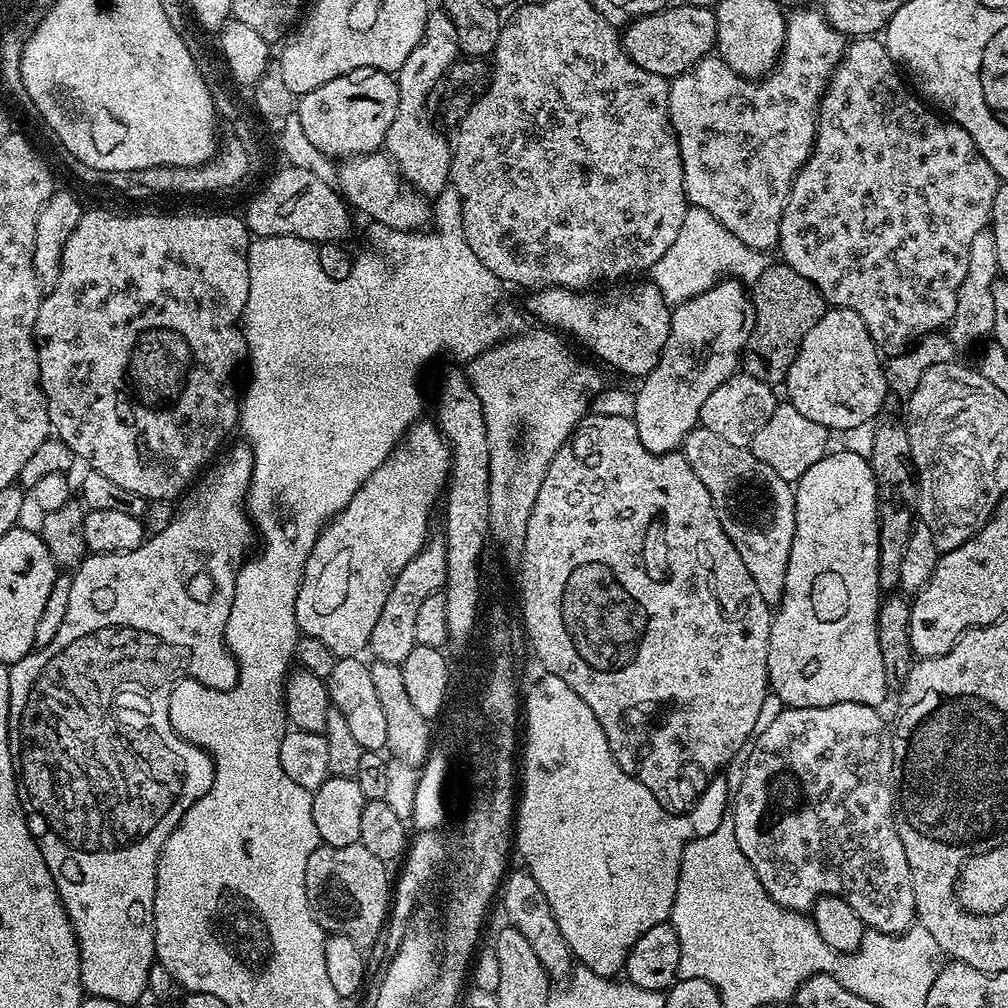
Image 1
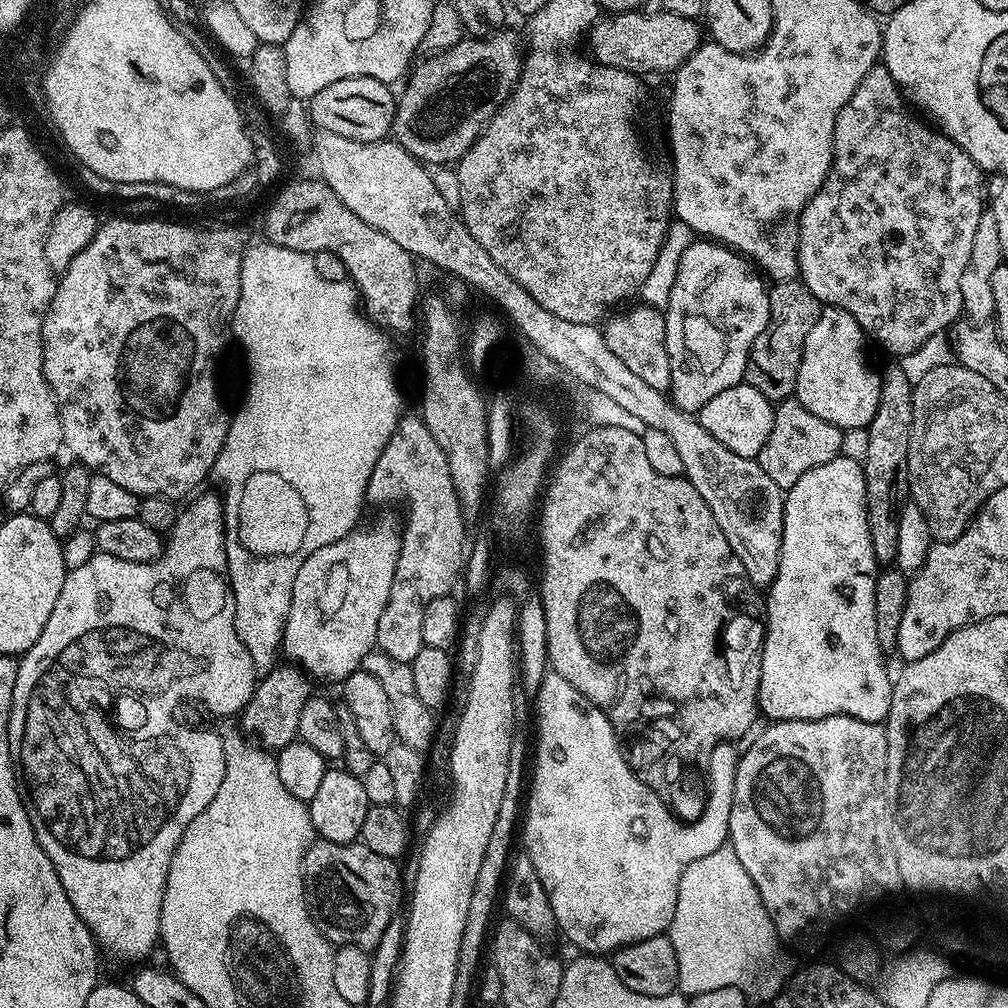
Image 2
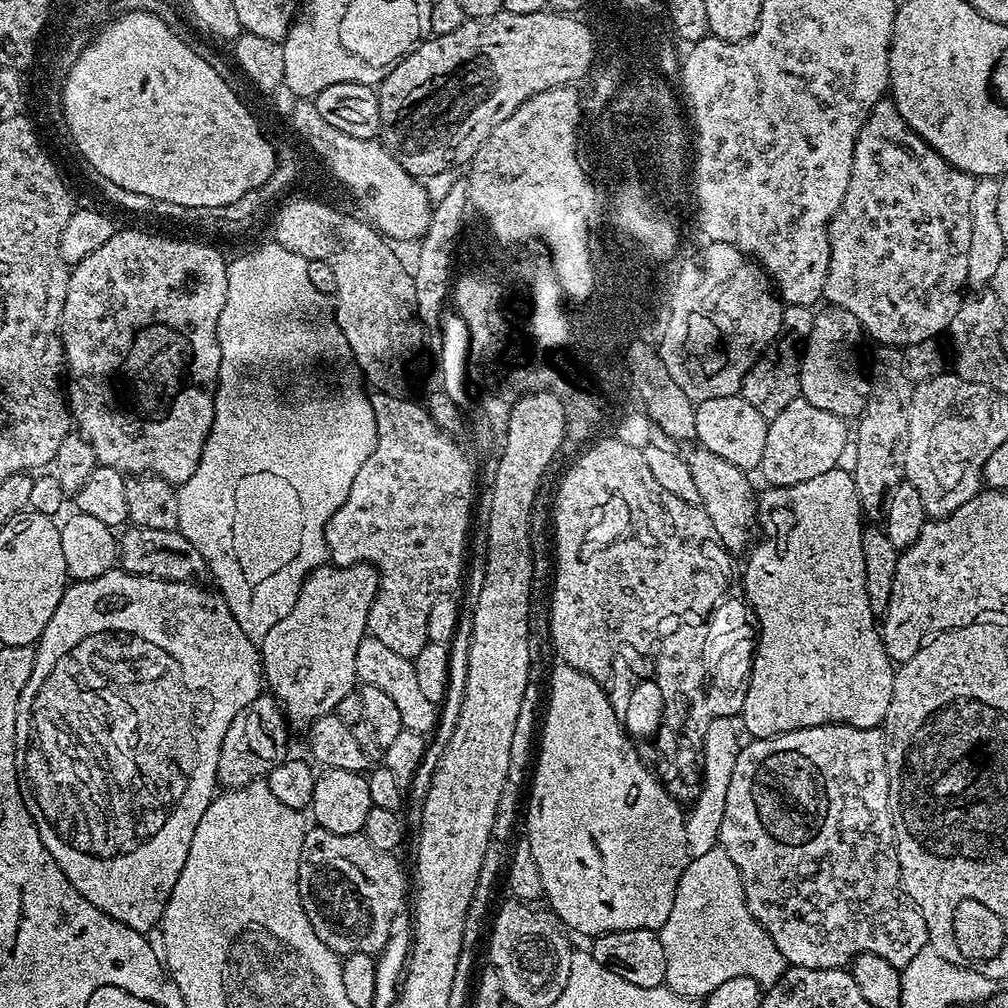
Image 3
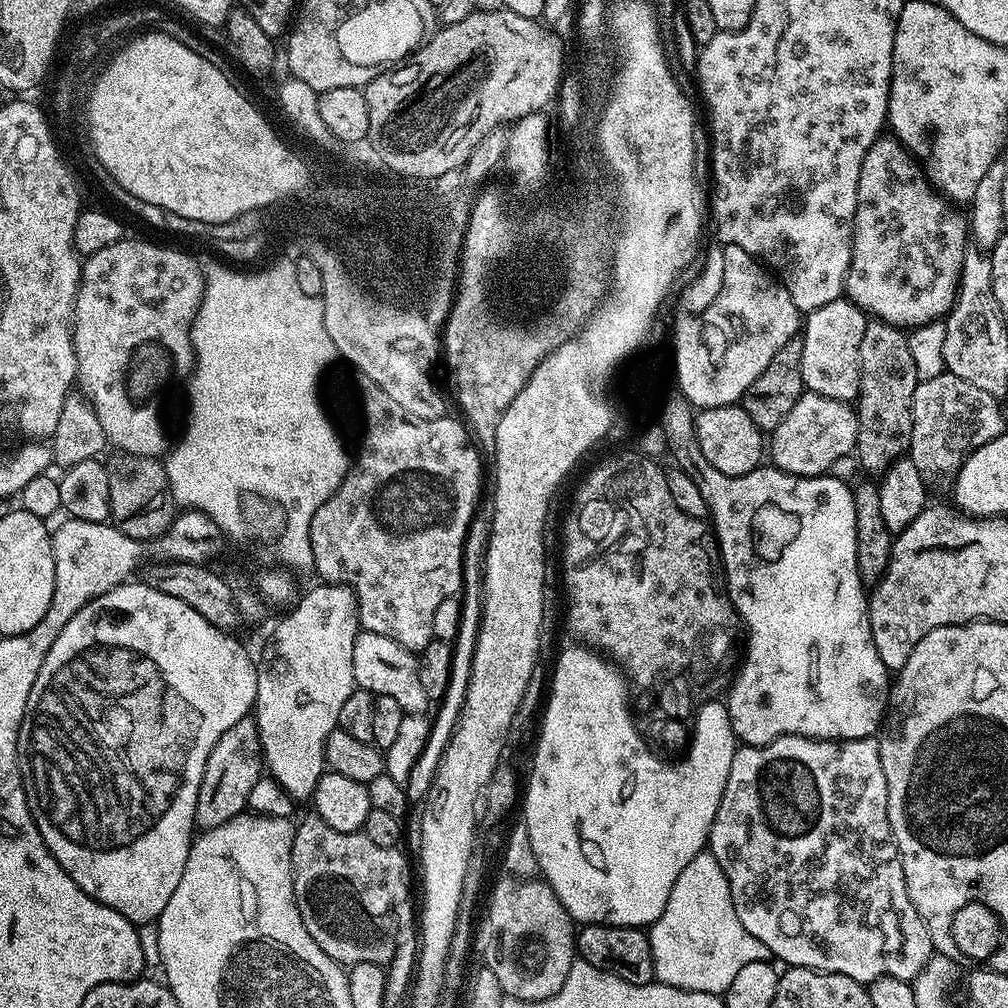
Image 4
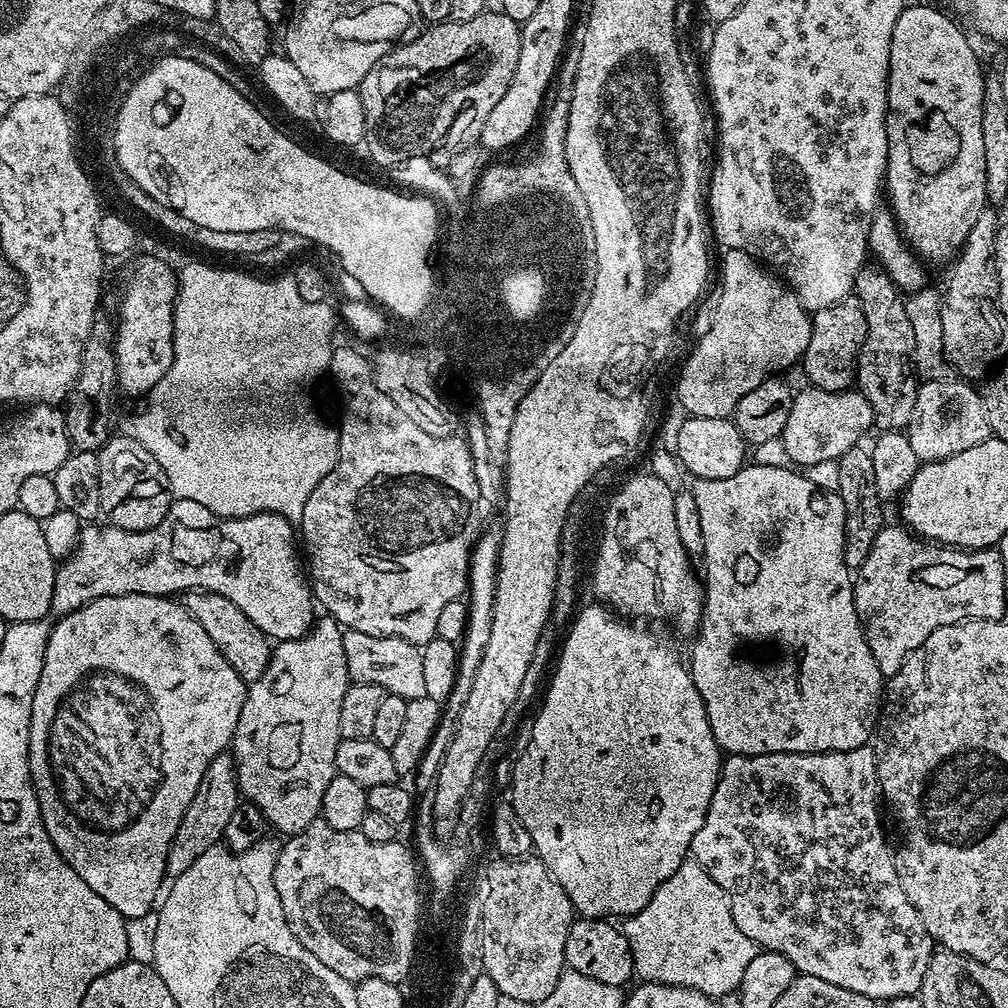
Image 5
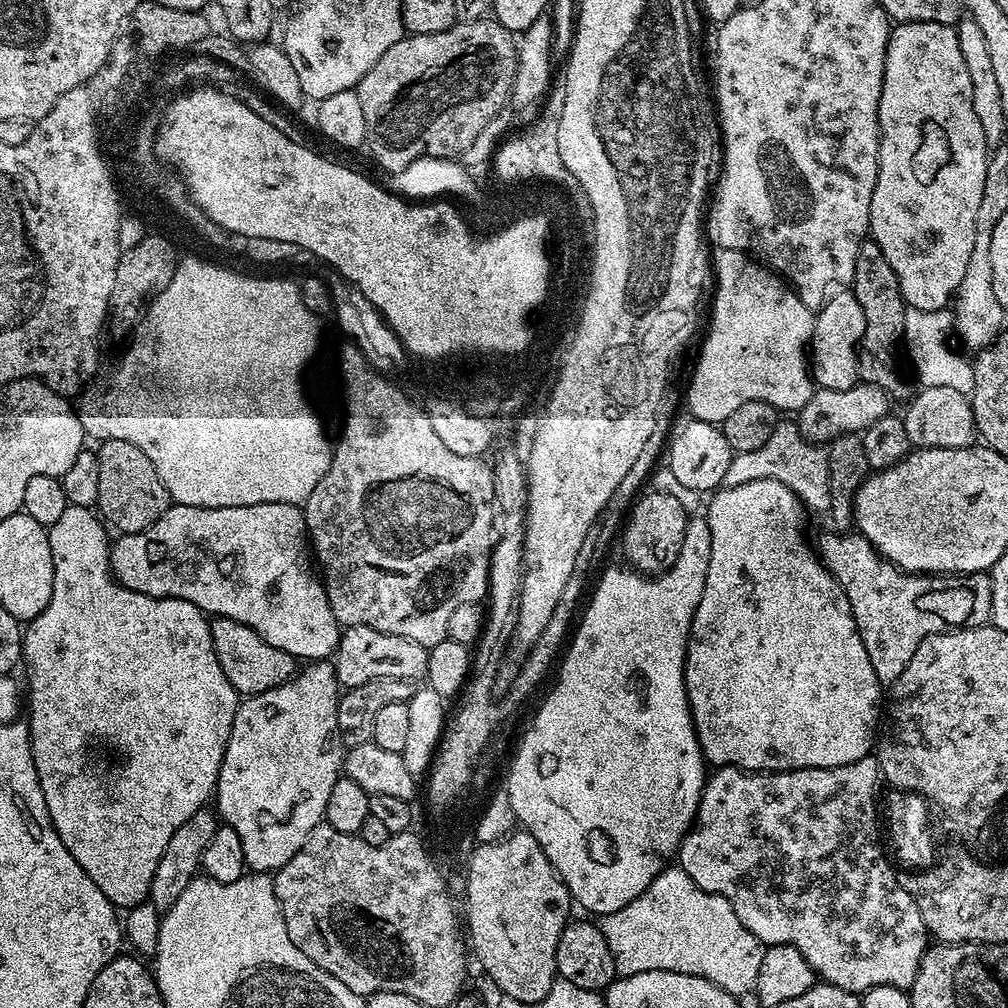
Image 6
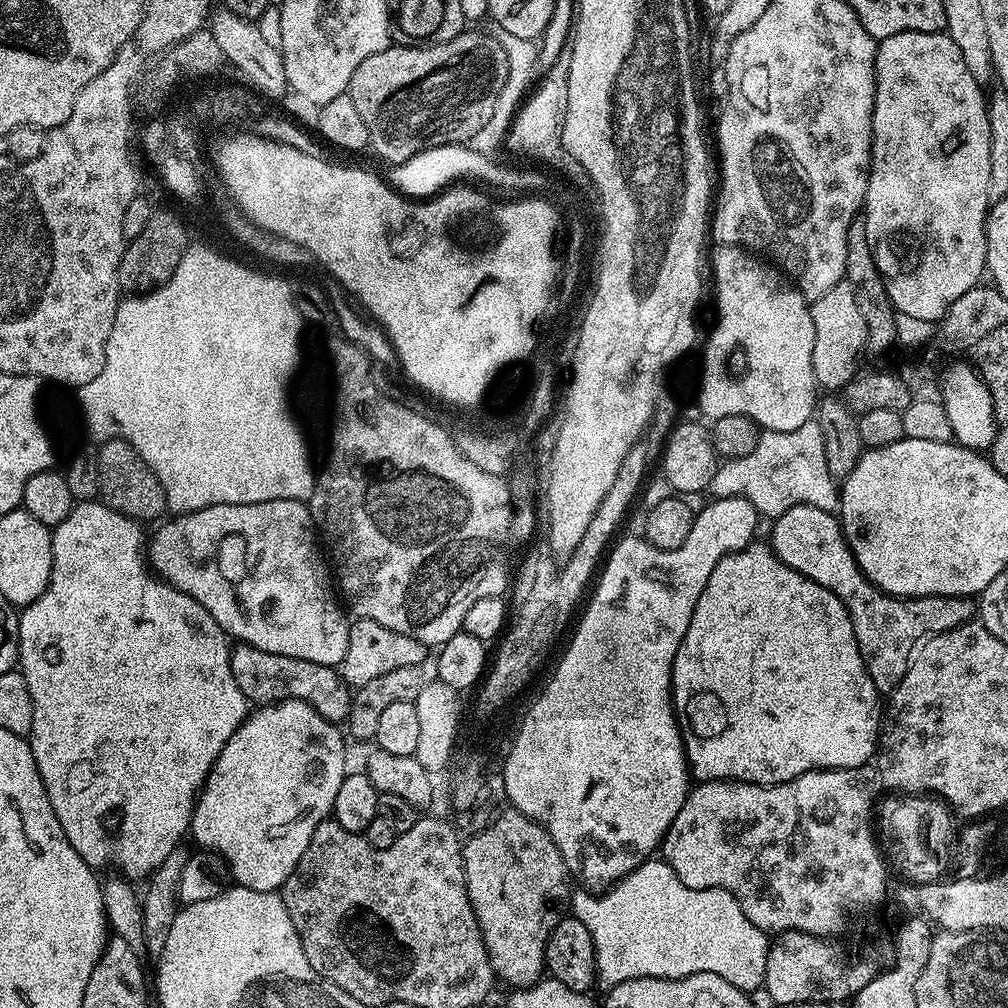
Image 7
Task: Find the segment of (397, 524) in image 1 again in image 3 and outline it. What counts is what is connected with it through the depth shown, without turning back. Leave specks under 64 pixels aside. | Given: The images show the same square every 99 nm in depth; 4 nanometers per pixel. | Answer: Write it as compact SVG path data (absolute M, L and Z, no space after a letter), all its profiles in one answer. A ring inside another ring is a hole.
M325 562L309 572L298 594L298 602L286 618L275 624L266 634L258 651L262 661L262 676L276 698L290 708L292 715L311 722L319 716L327 716L337 711L336 707L357 687L356 655L358 646L368 632L368 615L376 594L380 591L380 573L371 563L353 562L347 567L333 566Z

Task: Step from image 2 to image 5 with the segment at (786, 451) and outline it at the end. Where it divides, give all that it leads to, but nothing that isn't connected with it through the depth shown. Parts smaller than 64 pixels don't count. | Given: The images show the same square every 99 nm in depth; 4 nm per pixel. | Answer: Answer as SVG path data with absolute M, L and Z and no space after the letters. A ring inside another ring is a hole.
M804 386L801 392L797 391L792 397L790 418L786 418L782 441L789 461L810 469L816 463L839 460L842 454L857 447L863 441L860 439L873 428L872 407L860 391L831 392Z

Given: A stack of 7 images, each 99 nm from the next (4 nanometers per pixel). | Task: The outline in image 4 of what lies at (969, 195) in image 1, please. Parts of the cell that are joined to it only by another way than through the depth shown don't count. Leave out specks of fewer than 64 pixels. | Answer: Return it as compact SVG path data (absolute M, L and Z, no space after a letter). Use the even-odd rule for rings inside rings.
M881 135L879 140L870 146L866 158L862 162L862 174L858 174L858 206L852 219L852 257L850 258L850 270L848 277L844 280L847 299L857 304L865 314L877 320L885 320L895 328L911 330L922 326L931 320L947 317L952 310L952 303L956 300L956 289L960 282L960 271L964 254L970 244L970 224L959 207L953 206L941 193L937 192L928 182L924 175L924 169L913 160L912 156L900 144L899 140L891 135Z

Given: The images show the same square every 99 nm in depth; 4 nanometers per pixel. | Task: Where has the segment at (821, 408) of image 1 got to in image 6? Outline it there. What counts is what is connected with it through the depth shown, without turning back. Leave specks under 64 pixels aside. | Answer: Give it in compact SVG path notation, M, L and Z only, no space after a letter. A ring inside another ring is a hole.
M849 290L830 298L830 302L815 313L815 317L816 325L810 345L810 375L815 387L850 390L860 380L856 352L860 349L860 339L866 330L862 306L858 306L858 298Z

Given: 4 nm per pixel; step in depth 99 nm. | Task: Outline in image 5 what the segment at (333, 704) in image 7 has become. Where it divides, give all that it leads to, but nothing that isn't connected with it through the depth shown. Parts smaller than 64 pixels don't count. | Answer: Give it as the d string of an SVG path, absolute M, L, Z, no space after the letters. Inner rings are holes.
M202 591L183 593L182 603L185 610L192 613L192 617L200 623L202 630L210 634L210 642L218 646L226 662L230 662L230 666L238 670L244 681L251 682L262 678L264 667L272 659L273 645L269 637L265 636L262 630L258 630L258 626L254 626L254 622L250 622L246 614L242 614L238 605L230 602L230 598L224 598L222 594Z

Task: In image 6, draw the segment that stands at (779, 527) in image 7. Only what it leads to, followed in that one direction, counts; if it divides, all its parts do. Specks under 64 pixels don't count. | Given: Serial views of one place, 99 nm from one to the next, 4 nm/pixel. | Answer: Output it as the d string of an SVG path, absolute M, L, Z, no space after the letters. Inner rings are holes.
M828 532L821 538L818 543L818 555L828 572L842 586L842 590L846 594L846 598L850 602L850 610L854 614L854 622L858 634L862 638L862 646L866 646L866 654L870 654L870 666L874 666L874 674L878 678L878 682L882 686L891 686L898 678L898 674L902 674L902 670L906 670L906 662L910 662L910 658L914 658L914 650L919 646L927 636L933 636L939 632L947 632L954 628L976 628L979 624L989 623L992 615L992 607L990 606L990 582L991 575L988 572L970 572L967 574L913 574L911 572L903 572L901 568L895 568L889 560L884 559L876 547L871 544L868 539L859 534L853 536L839 536L836 532Z

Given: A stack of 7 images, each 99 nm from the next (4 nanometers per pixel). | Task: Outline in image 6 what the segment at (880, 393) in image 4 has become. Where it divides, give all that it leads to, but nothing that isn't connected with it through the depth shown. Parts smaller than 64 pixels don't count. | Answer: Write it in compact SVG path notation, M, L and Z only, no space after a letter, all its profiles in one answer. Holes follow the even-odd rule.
M865 238L858 246L850 290L858 298L858 306L862 306L862 314L866 318L866 330L860 339L860 349L856 352L860 380L865 384L878 386L893 401L907 401L910 396L908 380L900 365L906 305L898 286L898 274L894 274L890 262L886 262L886 254L882 254L880 247L871 238Z

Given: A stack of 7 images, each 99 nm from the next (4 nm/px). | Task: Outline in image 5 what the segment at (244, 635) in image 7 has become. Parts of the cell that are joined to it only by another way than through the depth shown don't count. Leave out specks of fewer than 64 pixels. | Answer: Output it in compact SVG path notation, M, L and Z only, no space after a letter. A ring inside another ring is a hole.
M176 498L173 499L166 518L162 518L158 526L145 532L131 532L111 526L99 528L98 525L99 523L92 522L81 527L74 551L56 569L51 610L53 617L68 616L71 612L77 612L83 604L103 596L142 594L172 598L185 592L202 591L230 598L230 602L238 605L242 614L246 614L246 618L250 618L250 622L254 622L258 630L262 630L265 636L276 642L305 636L314 623L314 597L298 551L298 532L293 521L284 516L273 512L259 512L235 520L214 514L198 502Z

